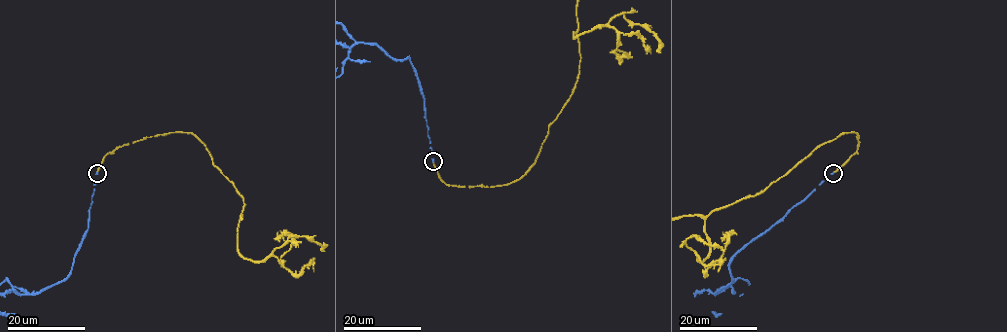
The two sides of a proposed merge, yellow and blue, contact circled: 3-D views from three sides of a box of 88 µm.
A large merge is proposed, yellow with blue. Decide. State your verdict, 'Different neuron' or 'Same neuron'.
Same neuron

